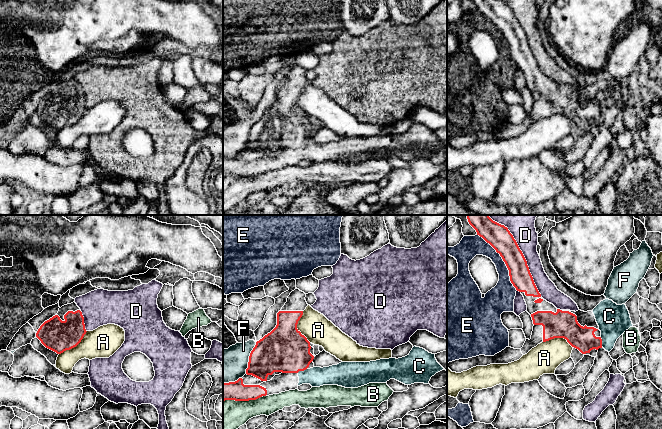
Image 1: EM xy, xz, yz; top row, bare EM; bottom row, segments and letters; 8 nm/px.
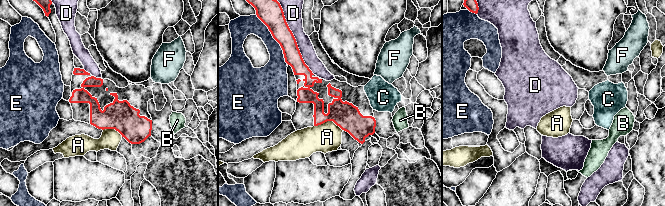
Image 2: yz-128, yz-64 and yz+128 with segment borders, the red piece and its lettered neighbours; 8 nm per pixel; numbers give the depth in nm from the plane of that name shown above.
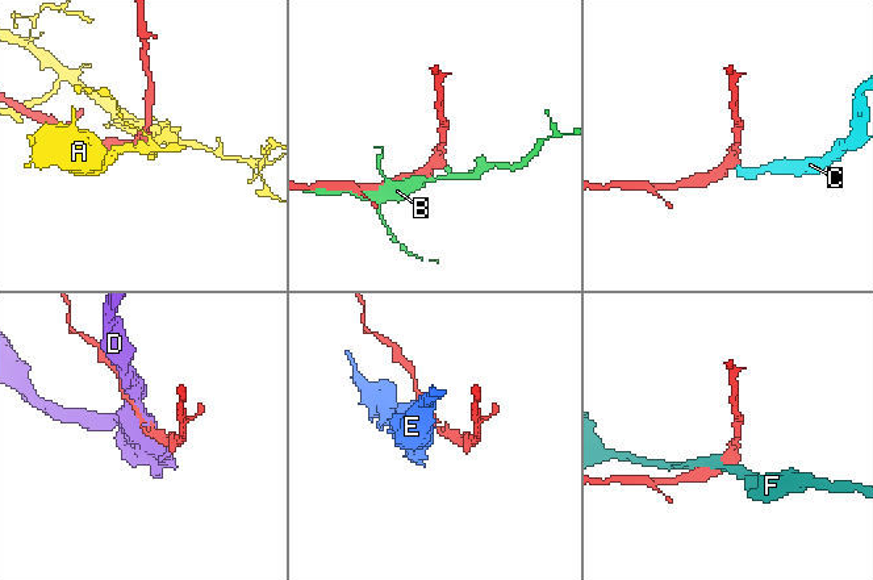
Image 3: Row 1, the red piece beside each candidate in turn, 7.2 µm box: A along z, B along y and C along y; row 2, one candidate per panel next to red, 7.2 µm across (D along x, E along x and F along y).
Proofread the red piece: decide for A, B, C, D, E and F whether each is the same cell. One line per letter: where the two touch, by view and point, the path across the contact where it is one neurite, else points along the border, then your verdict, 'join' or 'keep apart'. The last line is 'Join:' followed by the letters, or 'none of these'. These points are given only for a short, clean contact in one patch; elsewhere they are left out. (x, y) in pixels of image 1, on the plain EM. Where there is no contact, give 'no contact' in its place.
A: xz (296, 103) | along xz (302, 87), (297, 105), (310, 118) | keep apart
B: xz (242, 176) | keep apart
C: yz (601, 118) | across yz (582, 114), (586, 117), (601, 118), (609, 110), (613, 96) | join
D: yz (525, 35) | keep apart
E: yz (503, 36) | keep apart
F: xz (249, 134) | keep apart
Join: C

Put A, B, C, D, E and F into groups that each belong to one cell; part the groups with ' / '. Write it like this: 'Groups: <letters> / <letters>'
Groups: A / B / C / D / E / F

